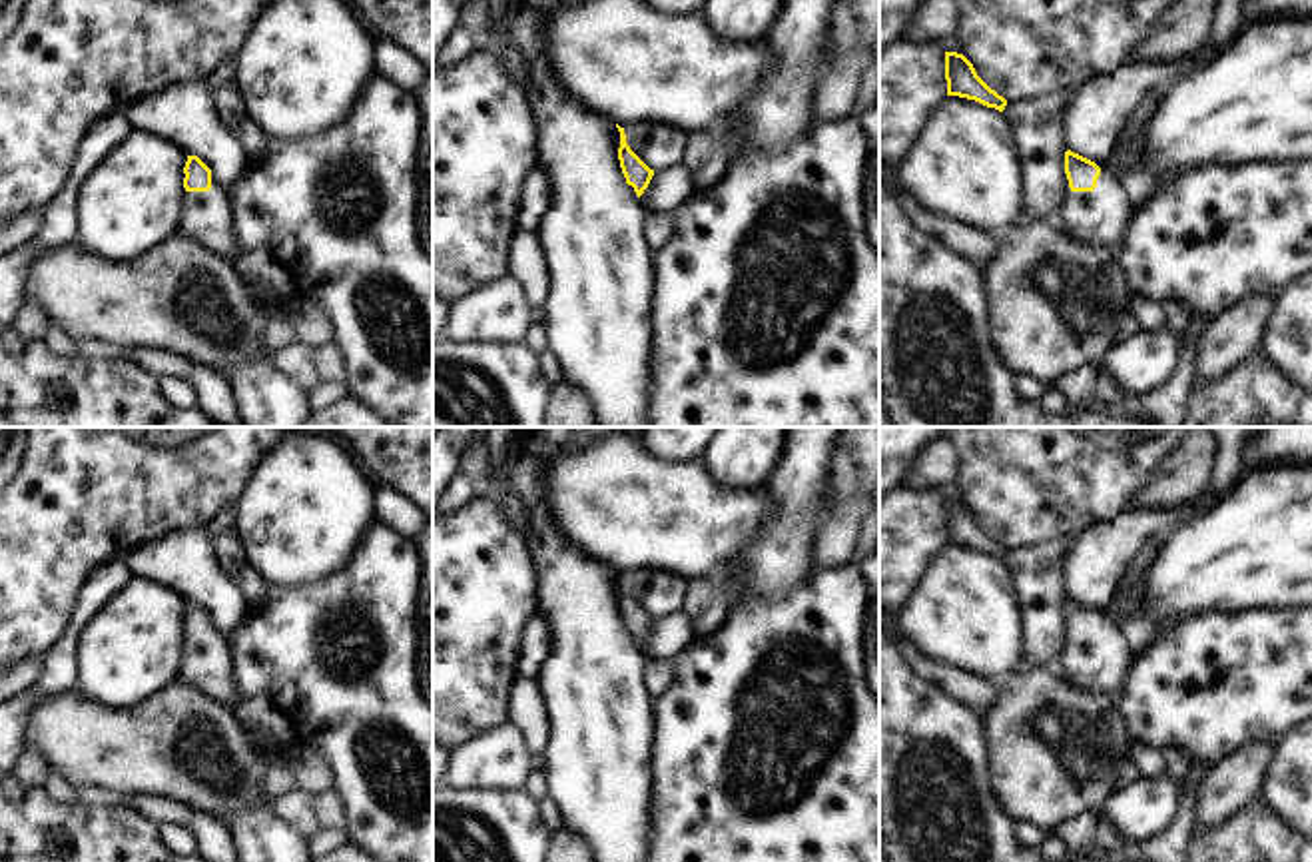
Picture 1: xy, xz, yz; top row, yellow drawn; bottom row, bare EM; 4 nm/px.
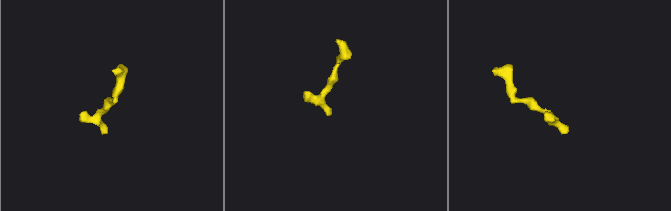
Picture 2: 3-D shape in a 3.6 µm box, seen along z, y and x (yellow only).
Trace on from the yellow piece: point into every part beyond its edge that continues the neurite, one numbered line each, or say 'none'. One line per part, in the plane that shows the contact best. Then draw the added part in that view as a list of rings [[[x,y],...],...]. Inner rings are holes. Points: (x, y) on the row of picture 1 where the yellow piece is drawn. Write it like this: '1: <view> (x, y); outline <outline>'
1: yz (1099, 216); outline [[[1107,164],[1093,192],[1069,194],[1063,227],[1081,241],[1109,247],[1125,231],[1131,212],[1133,202]]]

